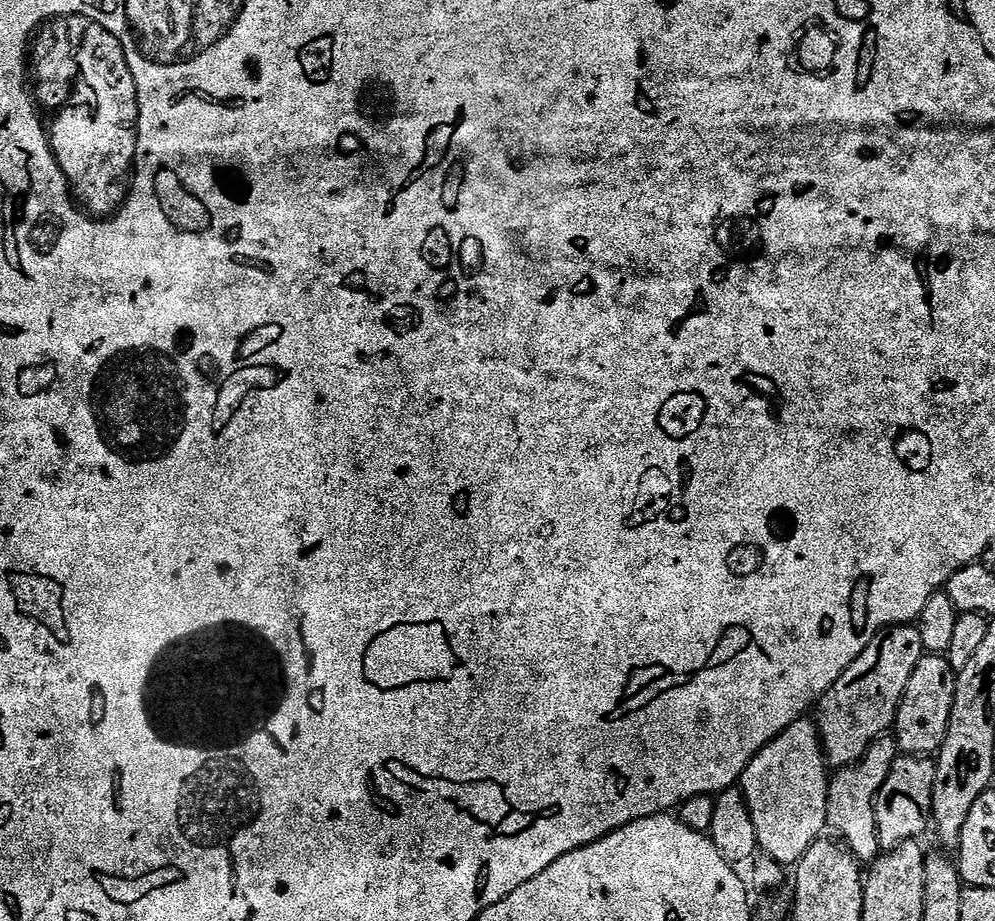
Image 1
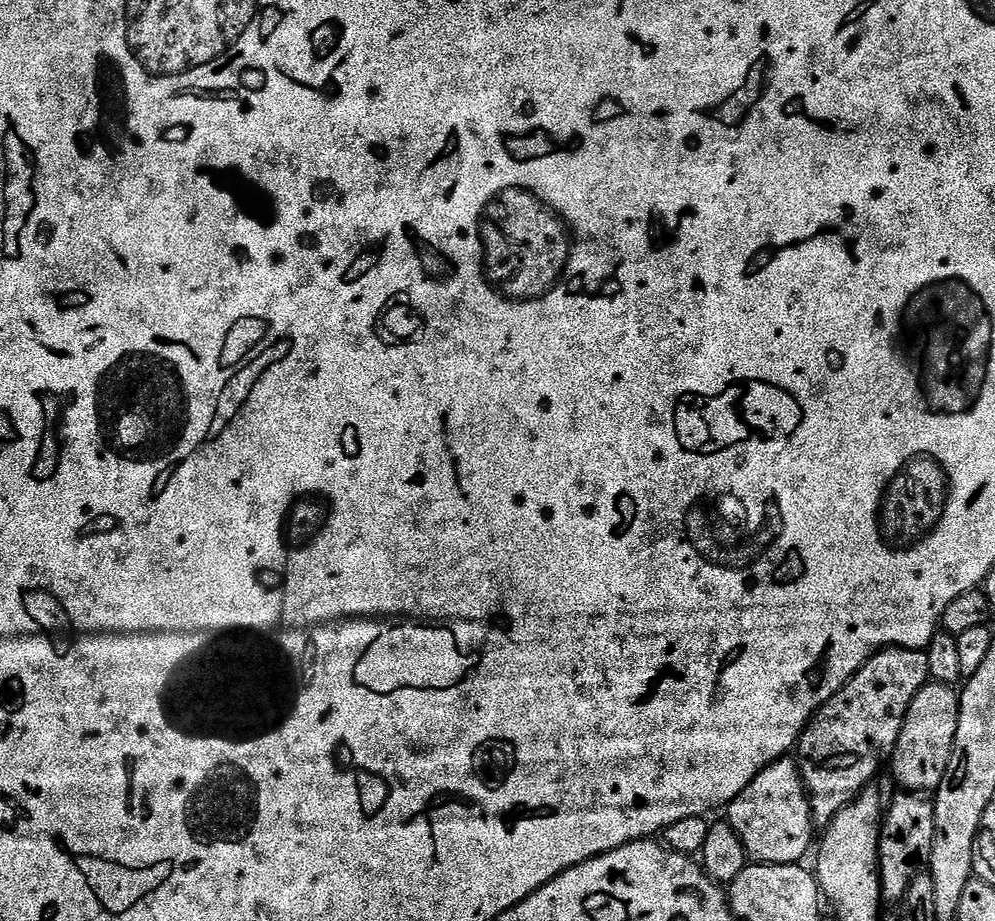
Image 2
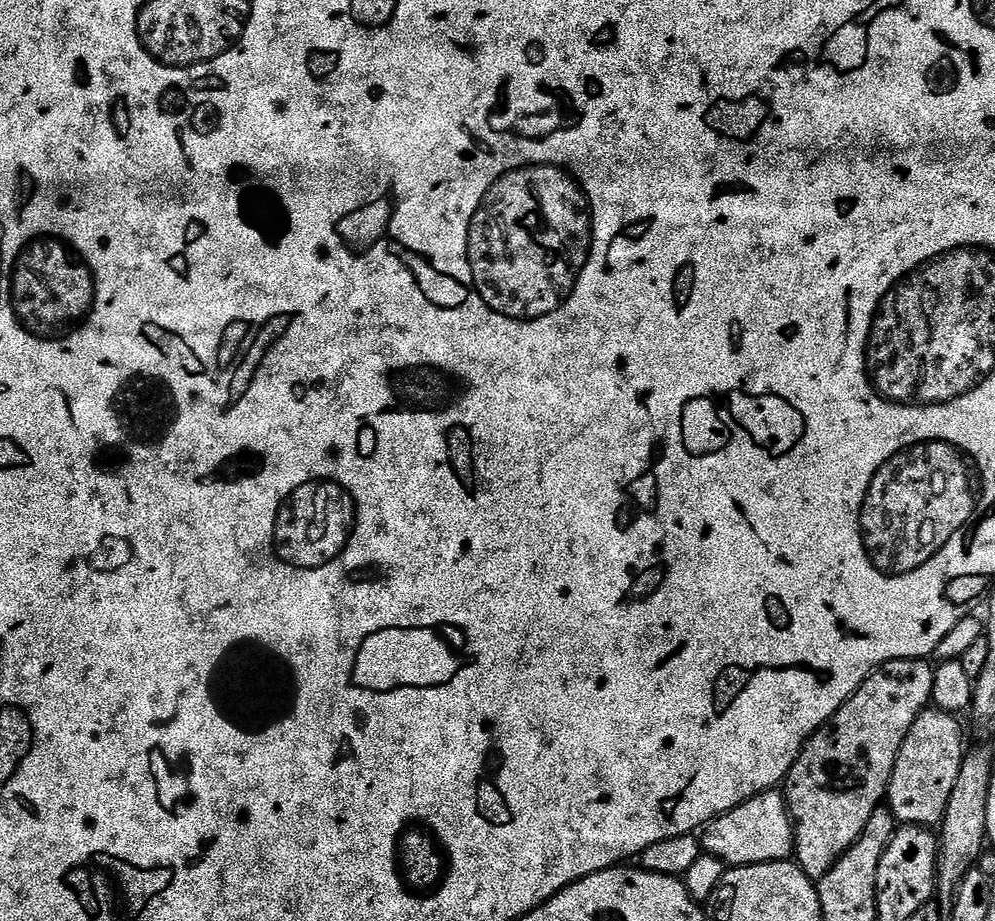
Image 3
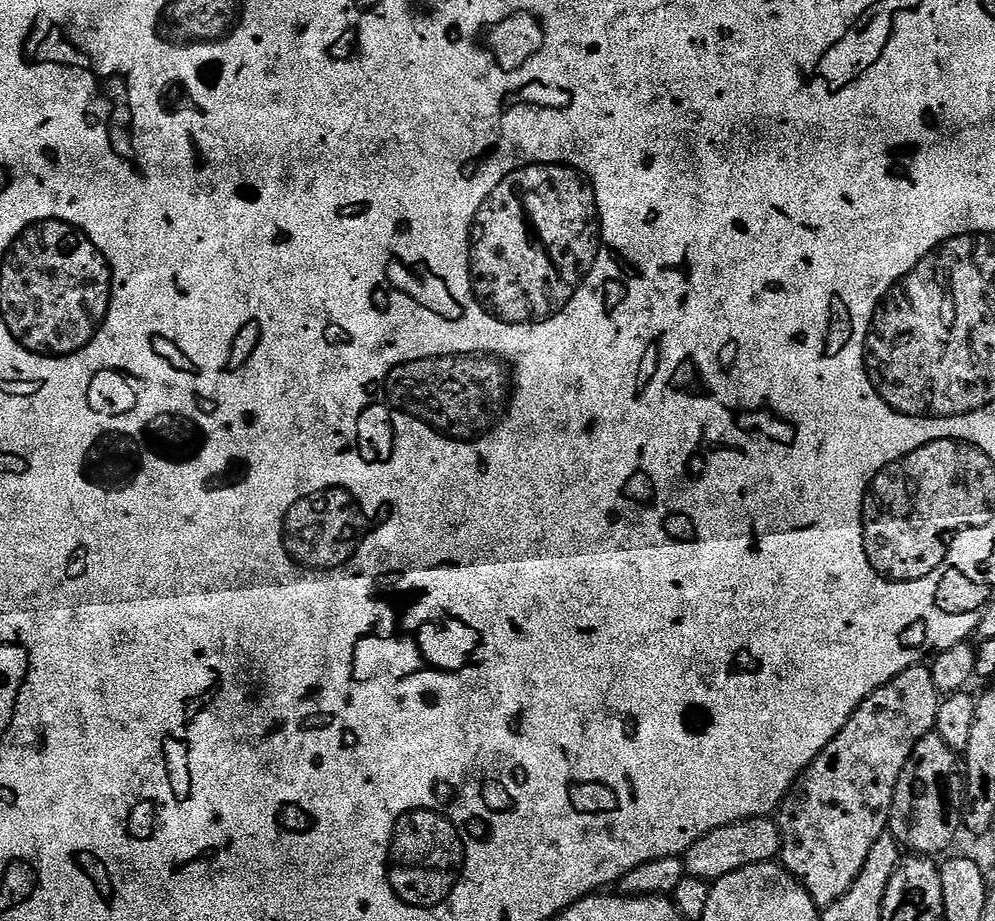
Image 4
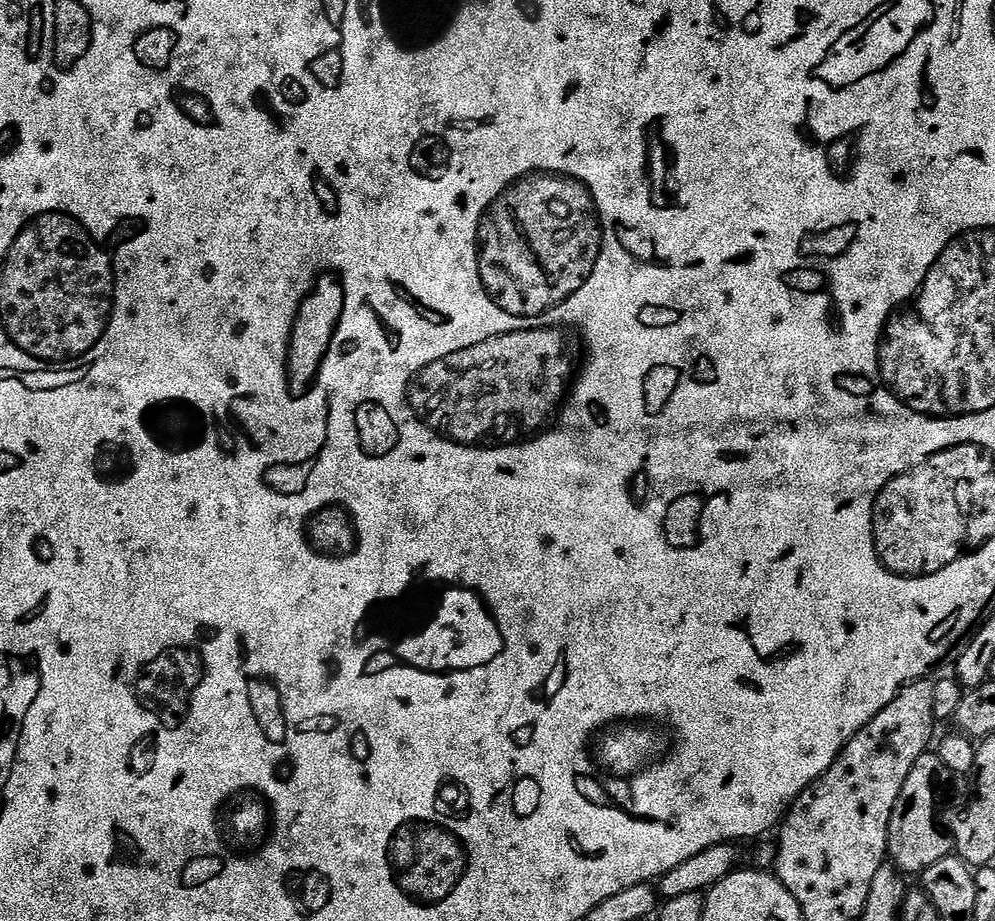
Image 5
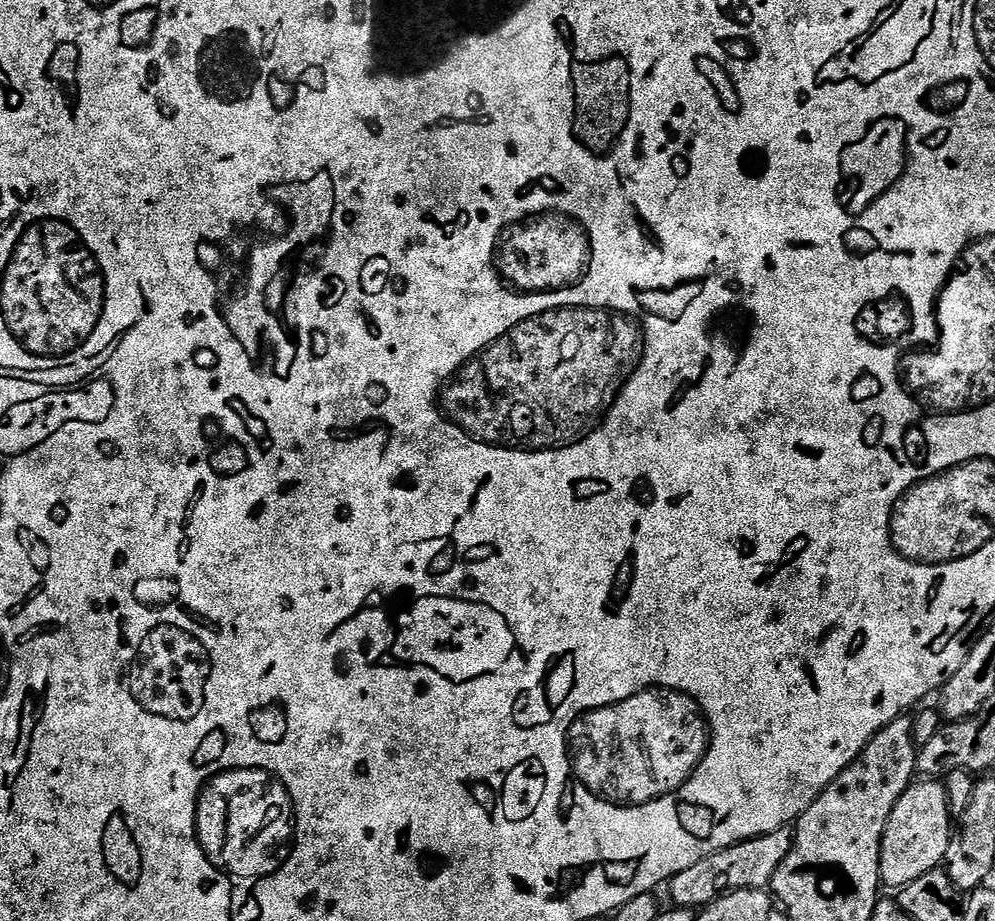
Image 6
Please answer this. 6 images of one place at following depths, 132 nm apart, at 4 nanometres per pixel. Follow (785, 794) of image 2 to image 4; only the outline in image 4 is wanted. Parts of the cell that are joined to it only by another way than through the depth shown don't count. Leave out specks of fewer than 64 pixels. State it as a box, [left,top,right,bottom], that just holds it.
[682,818,780,882]

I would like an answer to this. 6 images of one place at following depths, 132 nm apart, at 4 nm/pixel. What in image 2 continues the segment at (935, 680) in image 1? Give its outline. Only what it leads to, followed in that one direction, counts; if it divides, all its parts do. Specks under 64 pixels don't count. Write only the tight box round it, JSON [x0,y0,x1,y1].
[890,682,960,794]

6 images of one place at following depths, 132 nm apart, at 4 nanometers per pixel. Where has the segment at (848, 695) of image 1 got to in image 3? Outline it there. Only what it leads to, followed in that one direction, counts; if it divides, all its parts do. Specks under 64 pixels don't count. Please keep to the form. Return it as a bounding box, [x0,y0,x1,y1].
[782,659,936,882]

